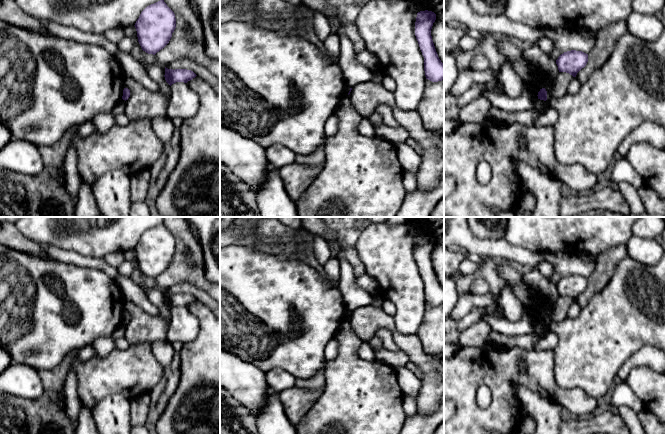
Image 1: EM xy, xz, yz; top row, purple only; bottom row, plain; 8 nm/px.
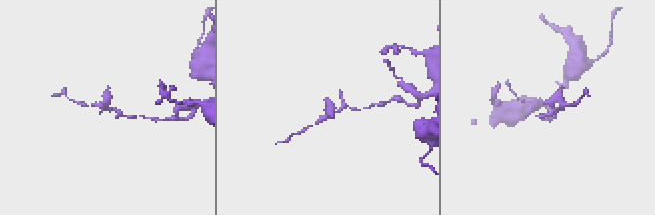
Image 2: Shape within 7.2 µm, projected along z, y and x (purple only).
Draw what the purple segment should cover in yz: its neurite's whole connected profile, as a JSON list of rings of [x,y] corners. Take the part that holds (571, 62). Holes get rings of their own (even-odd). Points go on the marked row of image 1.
[[[571,50],[561,54],[556,60],[559,72],[566,72],[576,77],[577,73],[586,66],[588,54]]]

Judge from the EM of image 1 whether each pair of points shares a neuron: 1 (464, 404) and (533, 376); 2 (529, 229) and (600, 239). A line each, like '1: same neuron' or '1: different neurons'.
1: same neuron
2: same neuron

